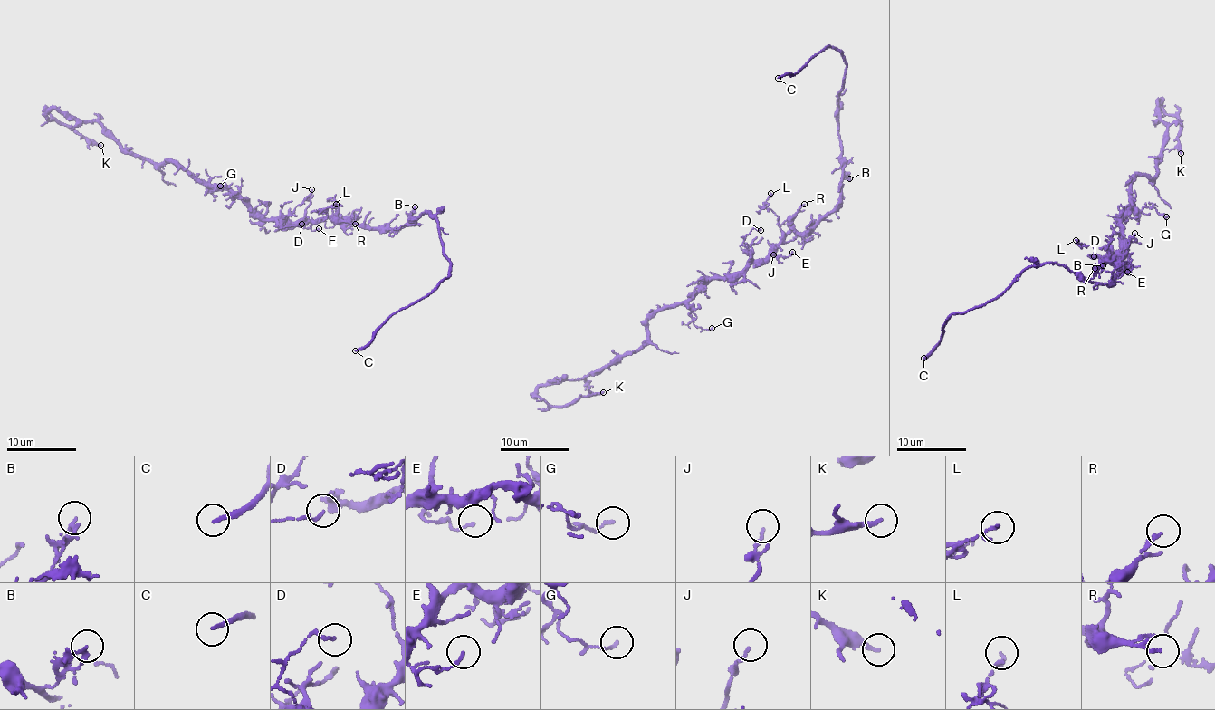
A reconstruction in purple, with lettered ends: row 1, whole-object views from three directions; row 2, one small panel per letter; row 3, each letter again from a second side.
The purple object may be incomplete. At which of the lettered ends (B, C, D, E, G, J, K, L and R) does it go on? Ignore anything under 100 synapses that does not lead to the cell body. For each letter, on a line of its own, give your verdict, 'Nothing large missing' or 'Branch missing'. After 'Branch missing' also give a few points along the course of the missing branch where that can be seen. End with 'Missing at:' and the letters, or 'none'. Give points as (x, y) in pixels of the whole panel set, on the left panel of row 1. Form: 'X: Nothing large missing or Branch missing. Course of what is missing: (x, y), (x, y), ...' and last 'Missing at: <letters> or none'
B: Nothing large missing
C: Branch missing. Course of what is missing: (355, 350), (339, 345), (324, 345), (303, 362), (305, 364)
D: Nothing large missing
E: Nothing large missing
G: Nothing large missing
J: Nothing large missing
K: Nothing large missing
L: Nothing large missing
R: Nothing large missing
Missing at: C

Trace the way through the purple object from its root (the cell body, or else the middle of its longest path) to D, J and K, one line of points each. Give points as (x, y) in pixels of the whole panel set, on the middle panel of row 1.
D: (777, 244), (764, 258), (753, 258), (743, 244), (743, 239), (753, 229), (760, 230)
J: (777, 244), (773, 254)
K: (777, 244), (764, 258), (716, 276), (653, 315), (635, 350), (587, 376), (537, 388), (552, 407), (603, 392)

